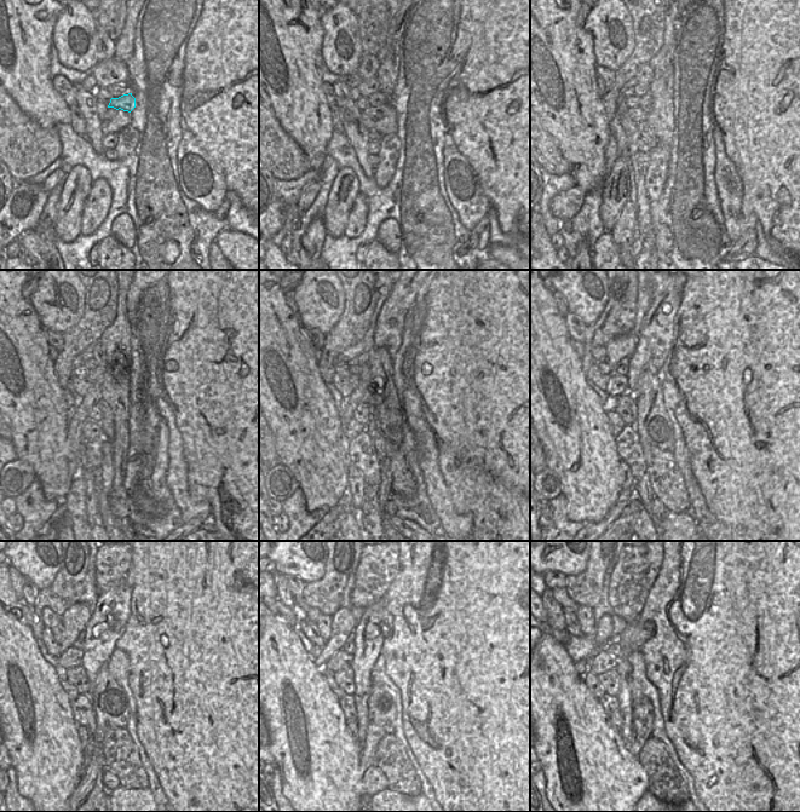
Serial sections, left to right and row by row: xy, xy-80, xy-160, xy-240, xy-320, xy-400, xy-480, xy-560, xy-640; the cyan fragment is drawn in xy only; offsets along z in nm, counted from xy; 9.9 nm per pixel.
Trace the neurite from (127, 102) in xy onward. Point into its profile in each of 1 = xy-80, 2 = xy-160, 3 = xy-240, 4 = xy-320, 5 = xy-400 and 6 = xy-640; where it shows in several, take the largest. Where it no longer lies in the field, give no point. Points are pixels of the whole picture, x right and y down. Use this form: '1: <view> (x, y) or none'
1: xy-80 (377, 99)
2: xy-160 (645, 102)
3: xy-240 (81, 372)
4: xy-320 (343, 369)
5: xy-400 (604, 366)
6: xy-640 (585, 615)

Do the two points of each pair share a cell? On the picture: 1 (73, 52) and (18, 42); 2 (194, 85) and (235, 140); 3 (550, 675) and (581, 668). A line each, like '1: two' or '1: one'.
1: two
2: one
3: two

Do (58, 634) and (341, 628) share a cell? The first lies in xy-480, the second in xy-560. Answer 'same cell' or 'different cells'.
different cells

